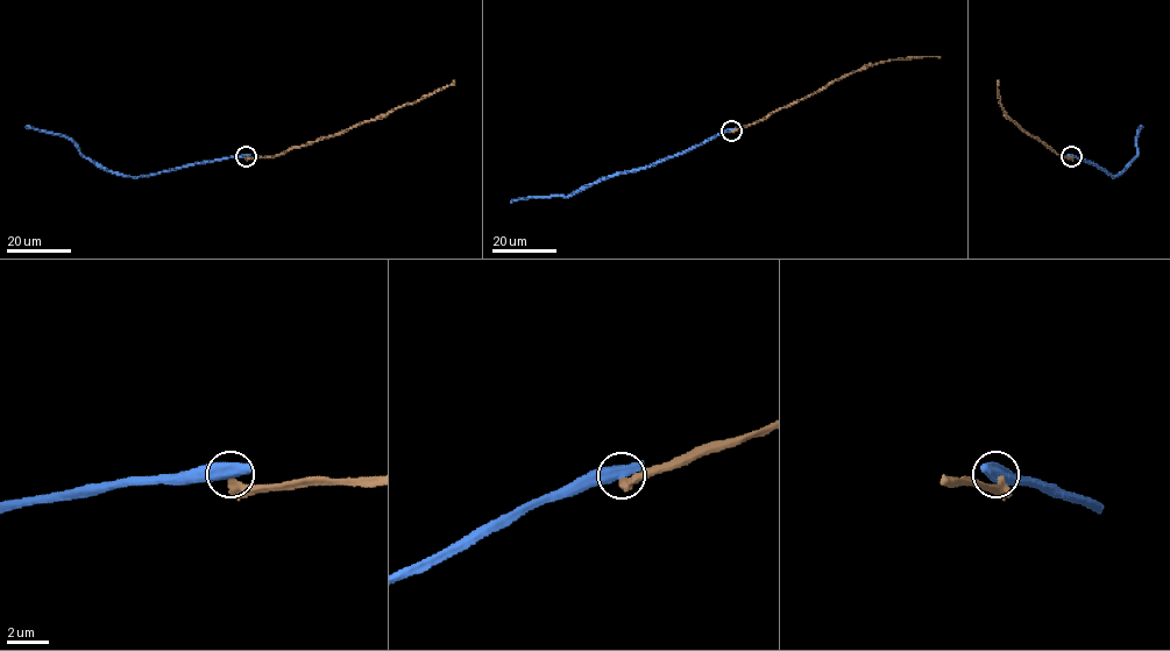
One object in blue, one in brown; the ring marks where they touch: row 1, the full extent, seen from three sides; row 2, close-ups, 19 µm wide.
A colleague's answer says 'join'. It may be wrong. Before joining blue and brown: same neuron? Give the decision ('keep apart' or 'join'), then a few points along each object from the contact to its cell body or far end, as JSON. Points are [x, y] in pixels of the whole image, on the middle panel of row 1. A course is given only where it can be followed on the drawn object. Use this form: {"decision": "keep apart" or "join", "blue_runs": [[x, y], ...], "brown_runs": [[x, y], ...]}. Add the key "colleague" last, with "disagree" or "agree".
{"decision": "keep apart", "blue_runs": [[732, 129], [647, 165], [602, 177], [568, 196], [511, 203]], "brown_runs": [[732, 131], [763, 120], [874, 64], [913, 57], [938, 58]], "colleague": "disagree"}

